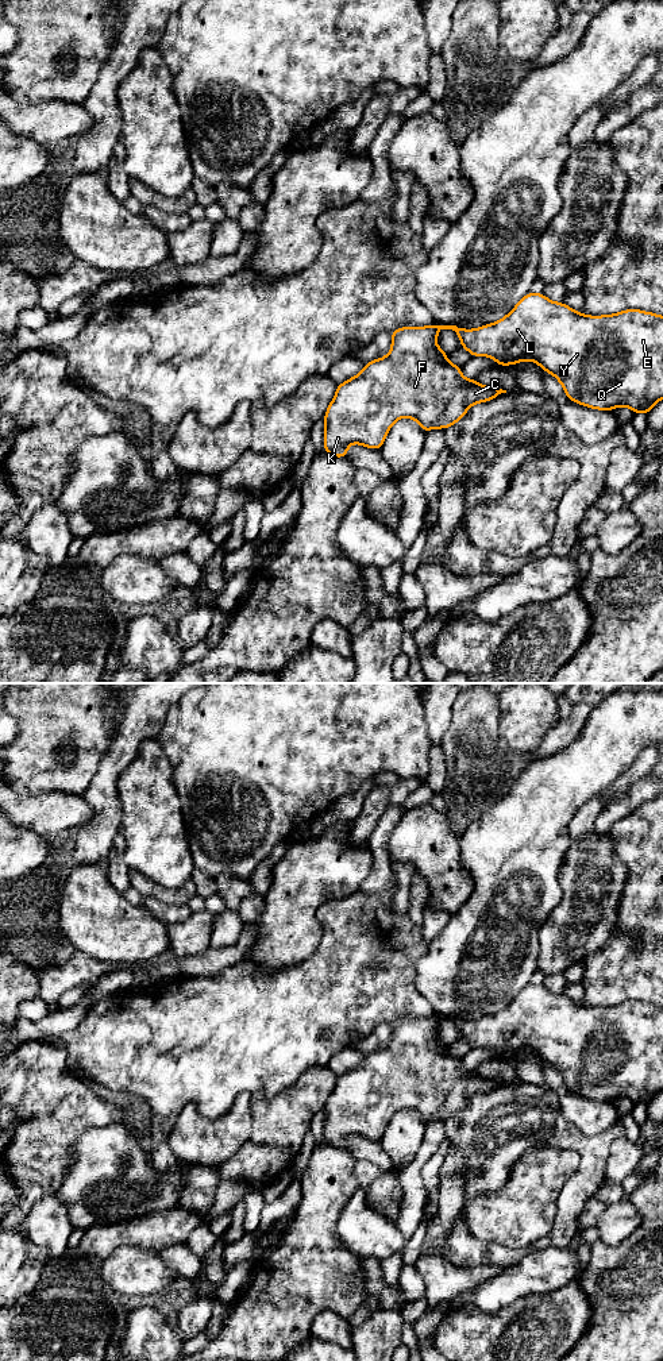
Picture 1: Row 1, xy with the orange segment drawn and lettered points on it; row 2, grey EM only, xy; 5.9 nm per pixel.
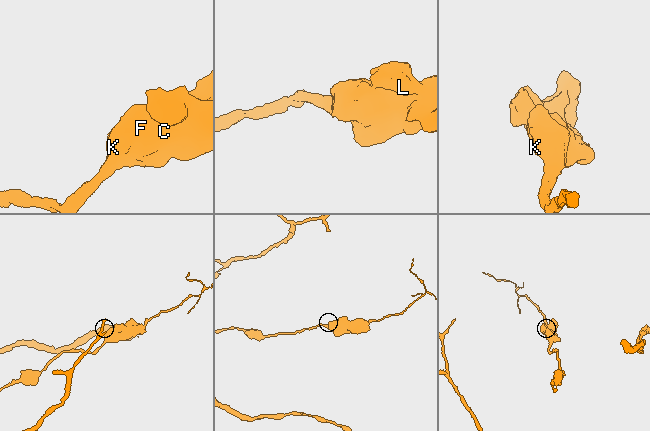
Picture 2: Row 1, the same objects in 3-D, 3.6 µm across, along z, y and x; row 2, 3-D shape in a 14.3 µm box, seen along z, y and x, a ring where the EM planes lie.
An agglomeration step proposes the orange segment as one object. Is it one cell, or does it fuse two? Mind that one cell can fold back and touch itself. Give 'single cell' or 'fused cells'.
single cell

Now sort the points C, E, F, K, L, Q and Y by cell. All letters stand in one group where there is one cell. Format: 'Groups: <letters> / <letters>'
Groups: C E F K L Q Y

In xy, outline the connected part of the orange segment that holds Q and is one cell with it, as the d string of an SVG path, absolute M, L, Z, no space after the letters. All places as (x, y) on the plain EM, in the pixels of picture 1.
M528 984L504 1010L481 1019L463 1021L456 1017L436 1018L432 1015L394 1021L392 1023L392 1041L386 1048L367 1053L358 1067L338 1076L335 1088L324 1107L324 1144L346 1149L352 1134L381 1141L390 1118L402 1109L416 1111L424 1125L435 1119L447 1121L462 1111L471 1096L486 1094L506 1084L498 1079L483 1077L475 1071L466 1071L460 1064L460 1057L451 1056L447 1052L447 1044L436 1036L436 1028L442 1021L455 1022L460 1030L460 1037L473 1048L492 1048L498 1057L535 1052L562 1075L571 1092L591 1100L613 1102L616 1098L629 1098L635 1106L648 1106L651 1099L663 1091L663 1007L640 1000L587 1007L563 994L548 991L543 984Z

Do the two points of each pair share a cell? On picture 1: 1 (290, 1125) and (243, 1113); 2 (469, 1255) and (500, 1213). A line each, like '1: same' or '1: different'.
1: different
2: different

